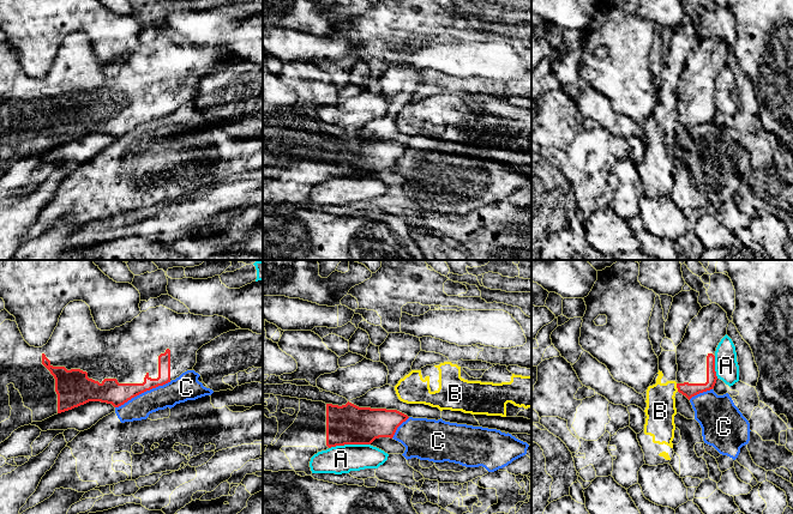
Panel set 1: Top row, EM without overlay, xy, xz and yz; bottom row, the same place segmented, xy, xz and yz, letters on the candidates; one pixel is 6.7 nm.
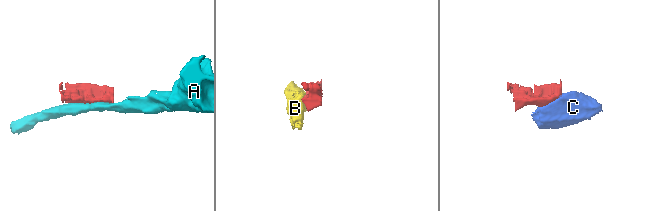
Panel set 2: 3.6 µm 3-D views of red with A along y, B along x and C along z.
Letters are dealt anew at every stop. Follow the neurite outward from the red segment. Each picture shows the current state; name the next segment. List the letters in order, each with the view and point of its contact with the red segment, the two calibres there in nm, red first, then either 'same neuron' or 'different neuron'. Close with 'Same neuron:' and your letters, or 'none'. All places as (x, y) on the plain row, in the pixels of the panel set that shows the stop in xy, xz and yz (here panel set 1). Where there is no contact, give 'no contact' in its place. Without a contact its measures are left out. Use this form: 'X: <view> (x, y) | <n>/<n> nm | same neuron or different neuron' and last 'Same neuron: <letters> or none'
A: xz (349, 175) | 280/190 nm | different neuron
B: yz (677, 119) | 100/200 nm | different neuron
C: xy (143, 124) | 160/160 nm | different neuron
Same neuron: none

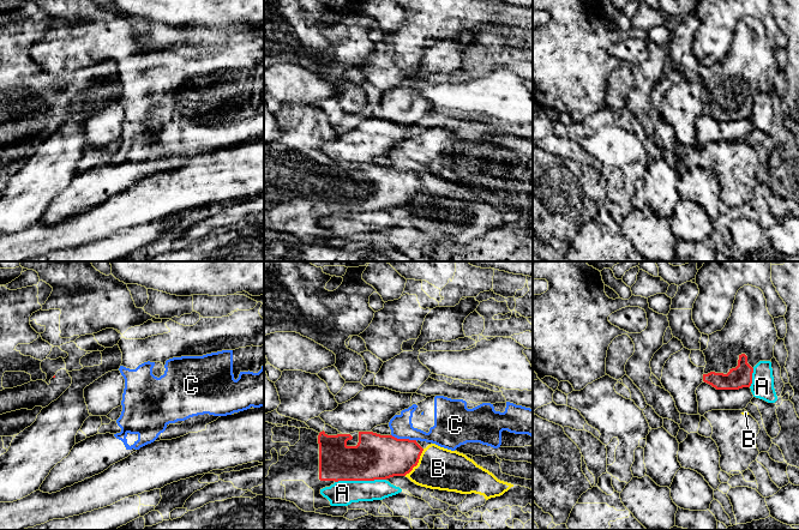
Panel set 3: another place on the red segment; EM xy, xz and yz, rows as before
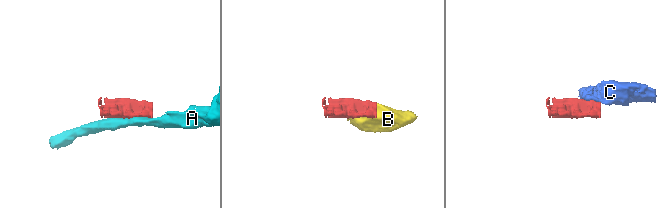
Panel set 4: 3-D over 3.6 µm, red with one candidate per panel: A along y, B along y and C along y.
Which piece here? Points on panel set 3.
A: xz (360, 211) | 300/170 nm | different neuron
B: xz (418, 193) | 300/280 nm | different neuron
C: xz (404, 170) | 300/150 nm | different neuron
Same neuron: none

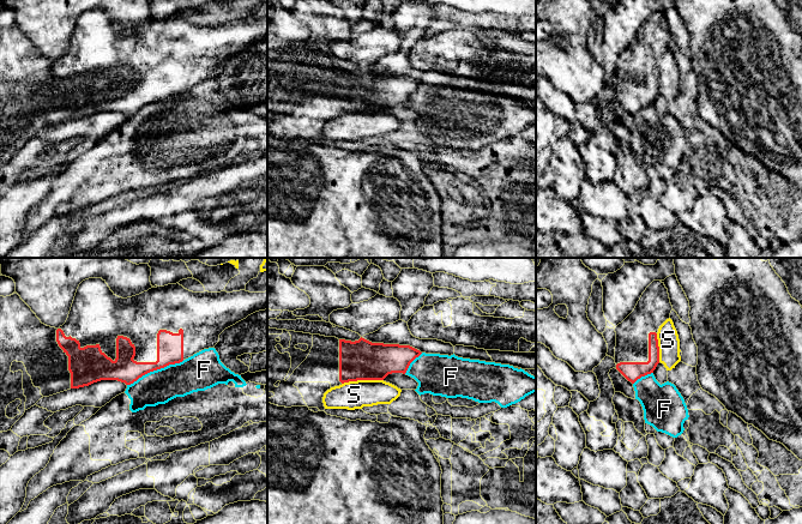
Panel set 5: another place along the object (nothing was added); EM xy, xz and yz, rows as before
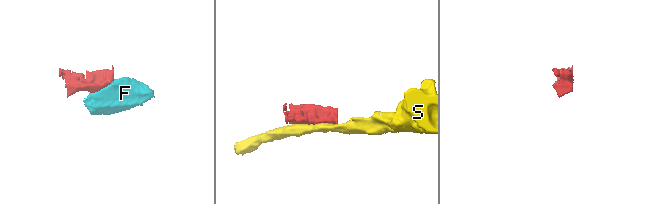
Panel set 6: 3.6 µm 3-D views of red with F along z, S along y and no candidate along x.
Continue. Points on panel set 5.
F: xy (155, 101) | 180/220 nm | different neuron
S: xz (362, 110) | 280/190 nm | different neuron
Same neuron: none

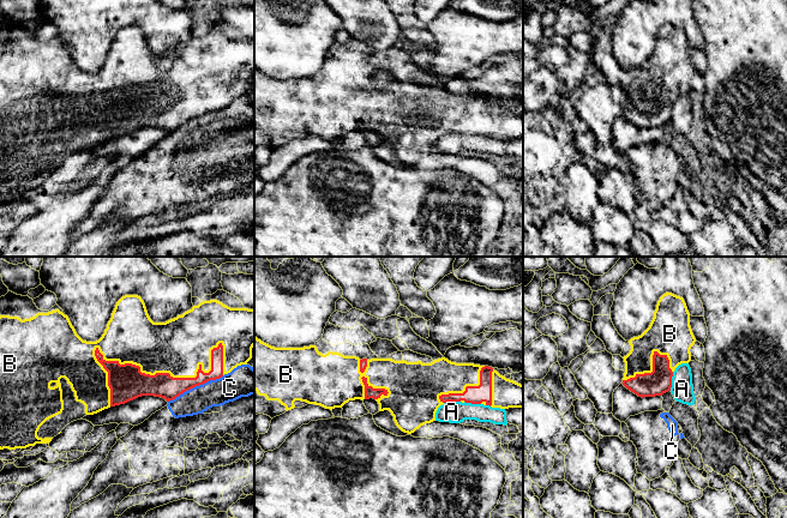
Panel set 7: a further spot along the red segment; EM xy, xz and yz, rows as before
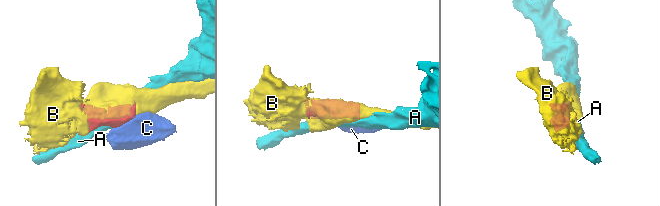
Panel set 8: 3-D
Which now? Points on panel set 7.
A: yz (671, 113) | 170/150 nm | different neuron
B: xy (164, 104) | 220/380 nm | same neuron
C: xy (196, 116) | 160/190 nm | different neuron
Same neuron: B

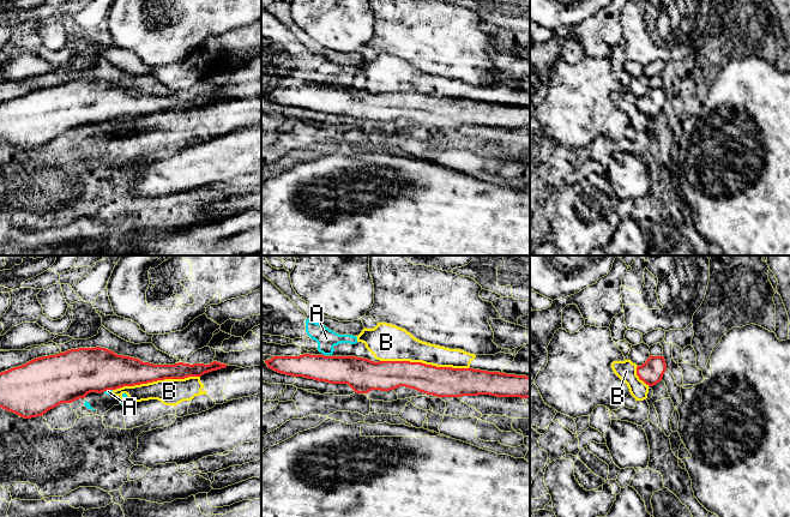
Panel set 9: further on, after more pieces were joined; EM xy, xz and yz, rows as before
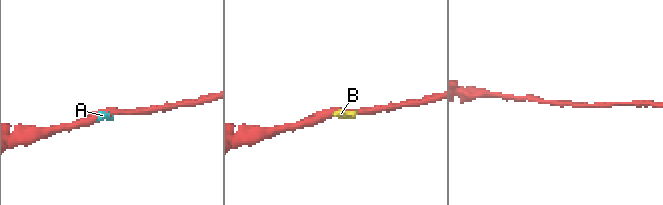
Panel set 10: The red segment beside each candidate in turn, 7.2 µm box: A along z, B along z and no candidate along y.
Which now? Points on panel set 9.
A: xy (107, 120) | 320/30 nm | different neuron
B: xz (424, 95) | 200/240 nm | different neuron
Same neuron: none

